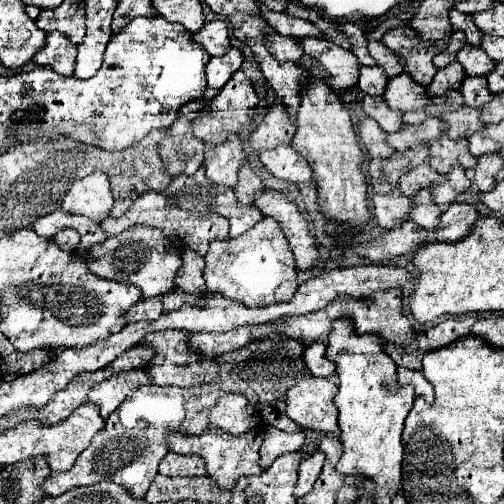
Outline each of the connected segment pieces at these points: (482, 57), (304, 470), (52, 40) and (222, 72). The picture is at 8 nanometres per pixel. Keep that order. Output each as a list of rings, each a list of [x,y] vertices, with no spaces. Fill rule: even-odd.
[[[465,45],[457,53],[457,61],[465,67],[469,75],[489,75],[489,71],[493,71],[495,67],[495,61],[489,59],[489,55],[481,51],[481,47],[473,47],[473,45]]]
[[[313,451],[307,459],[301,461],[299,481],[297,481],[297,485],[295,485],[295,495],[297,495],[297,497],[303,497],[305,493],[311,491],[313,483],[317,481],[317,477],[319,477],[319,473],[321,473],[323,461],[325,461],[325,453],[321,453],[321,451]]]
[[[53,31],[47,33],[47,45],[33,57],[33,63],[41,67],[53,67],[53,71],[61,75],[73,75],[75,55],[77,47],[69,43],[69,39],[65,39],[61,33]]]
[[[229,49],[223,57],[213,57],[207,65],[207,85],[211,89],[221,89],[239,69],[243,63],[243,55],[239,49]]]

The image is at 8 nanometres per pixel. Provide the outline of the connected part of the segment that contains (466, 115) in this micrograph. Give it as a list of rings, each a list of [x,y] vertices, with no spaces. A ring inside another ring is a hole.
[[[461,107],[459,111],[449,111],[441,117],[447,123],[447,137],[449,139],[463,139],[475,131],[479,131],[481,127],[485,127],[485,123],[481,123],[481,111],[473,109],[473,107]]]

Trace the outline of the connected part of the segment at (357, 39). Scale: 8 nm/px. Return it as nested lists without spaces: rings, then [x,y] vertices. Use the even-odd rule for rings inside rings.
[[[345,23],[345,25],[341,25],[341,33],[345,33],[349,37],[349,43],[353,47],[351,51],[357,55],[361,65],[367,65],[367,67],[377,65],[375,59],[367,51],[367,39],[365,39],[365,33],[361,31],[361,27],[357,27],[355,23]]]

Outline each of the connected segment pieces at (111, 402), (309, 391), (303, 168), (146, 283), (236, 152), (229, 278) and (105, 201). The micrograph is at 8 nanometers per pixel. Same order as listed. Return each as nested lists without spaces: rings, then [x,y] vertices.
[[[131,369],[131,371],[123,371],[119,375],[113,375],[111,379],[95,385],[89,391],[89,401],[101,407],[101,415],[107,419],[119,405],[121,401],[125,401],[125,397],[129,395],[129,391],[133,391],[135,387],[141,385],[151,385],[153,381],[147,377],[147,373],[143,369]]]
[[[303,377],[295,387],[287,391],[287,415],[303,429],[313,429],[313,431],[325,431],[325,433],[337,433],[339,435],[339,425],[337,425],[337,407],[333,403],[337,395],[337,385],[331,379],[325,377]]]
[[[279,145],[269,151],[261,151],[259,155],[263,167],[273,173],[277,179],[285,179],[291,183],[307,183],[311,181],[311,167],[305,163],[301,155],[289,145]]]
[[[133,225],[121,235],[107,237],[105,243],[95,245],[93,251],[87,253],[85,261],[91,273],[95,273],[97,277],[135,285],[145,301],[149,297],[165,295],[175,289],[175,275],[181,269],[181,251],[163,231],[147,225]]]
[[[229,135],[229,139],[219,147],[205,147],[205,169],[207,177],[225,187],[237,185],[237,175],[241,165],[247,163],[247,153],[237,135]]]
[[[263,217],[255,227],[229,241],[213,241],[205,255],[205,283],[211,293],[235,299],[245,307],[267,307],[289,301],[297,291],[293,251],[273,217]]]
[[[95,171],[81,181],[75,181],[67,191],[61,209],[73,215],[85,215],[97,223],[109,217],[113,207],[109,177],[103,171]]]

